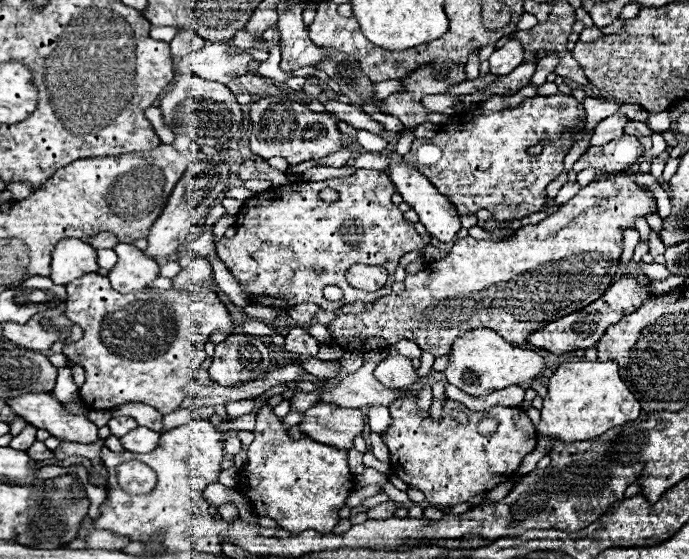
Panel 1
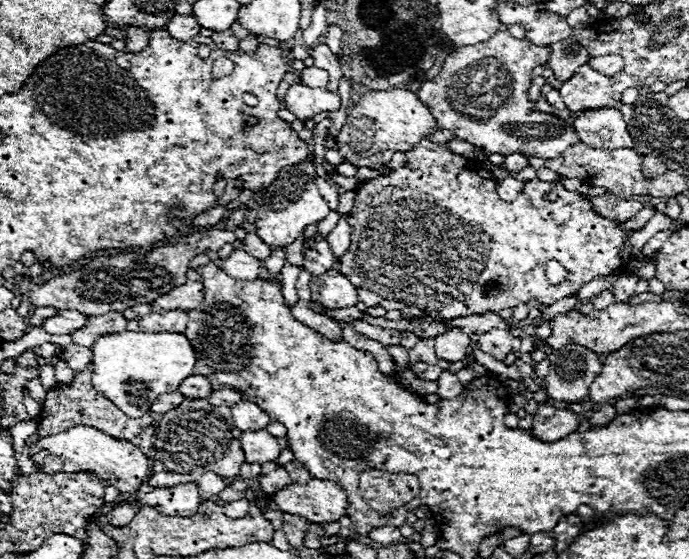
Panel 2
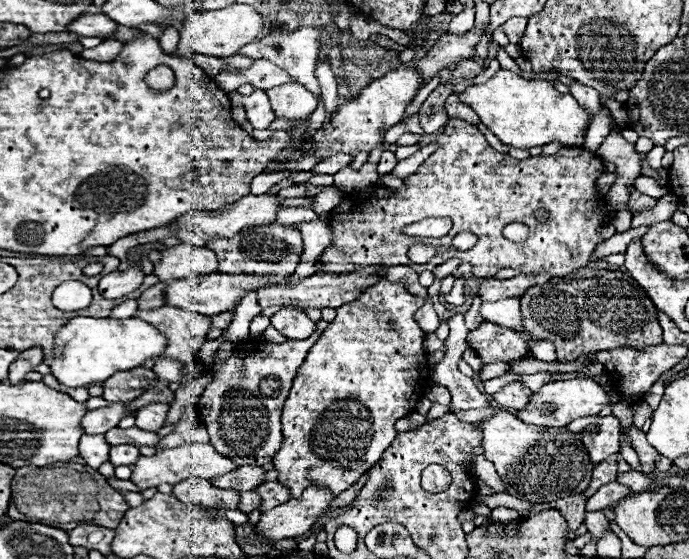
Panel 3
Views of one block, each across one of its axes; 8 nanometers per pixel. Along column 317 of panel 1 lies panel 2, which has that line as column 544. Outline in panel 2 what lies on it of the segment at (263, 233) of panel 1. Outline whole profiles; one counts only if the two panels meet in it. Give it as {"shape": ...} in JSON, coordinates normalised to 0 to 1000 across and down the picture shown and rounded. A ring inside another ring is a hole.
{"shape":[[[612,250],[610,258],[604,258],[595,272],[589,272],[592,283],[592,297],[589,301],[575,301],[572,308],[560,311],[560,315],[549,315],[543,322],[534,326],[522,326],[517,336],[517,361],[511,379],[505,383],[505,397],[511,404],[511,433],[505,451],[493,462],[493,487],[520,515],[520,533],[522,540],[528,540],[531,547],[554,547],[560,555],[581,555],[589,569],[659,569],[659,565],[682,565],[682,562],[700,562],[700,558],[726,558],[729,551],[746,551],[755,540],[763,544],[766,537],[781,537],[784,544],[804,544],[813,533],[821,530],[833,530],[839,522],[842,512],[859,504],[862,497],[874,497],[874,494],[885,494],[888,487],[900,487],[903,479],[903,444],[906,433],[923,415],[923,411],[903,411],[897,404],[897,397],[885,397],[882,390],[874,390],[871,383],[865,383],[859,376],[859,365],[853,354],[845,354],[839,343],[827,343],[821,340],[813,326],[787,326],[787,322],[769,322],[761,329],[761,340],[755,343],[755,351],[746,361],[731,361],[723,354],[720,347],[720,322],[714,315],[714,308],[708,308],[705,301],[700,301],[700,290],[694,286],[676,286],[668,275],[659,275],[647,258],[630,258],[624,250]],[[807,336],[810,354],[807,361],[795,358],[795,343]],[[795,465],[810,465],[824,494],[819,504],[813,508],[795,508],[792,494],[790,494],[790,476]]]}

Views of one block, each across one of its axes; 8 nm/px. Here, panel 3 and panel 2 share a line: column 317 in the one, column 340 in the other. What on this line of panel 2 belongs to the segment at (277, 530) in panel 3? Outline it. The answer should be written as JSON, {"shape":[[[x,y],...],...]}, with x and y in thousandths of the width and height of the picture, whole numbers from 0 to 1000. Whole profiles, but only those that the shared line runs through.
{"shape":[[[453,855],[447,866],[424,866],[421,873],[398,880],[392,905],[470,941],[491,934],[502,919],[505,887],[488,862]]]}

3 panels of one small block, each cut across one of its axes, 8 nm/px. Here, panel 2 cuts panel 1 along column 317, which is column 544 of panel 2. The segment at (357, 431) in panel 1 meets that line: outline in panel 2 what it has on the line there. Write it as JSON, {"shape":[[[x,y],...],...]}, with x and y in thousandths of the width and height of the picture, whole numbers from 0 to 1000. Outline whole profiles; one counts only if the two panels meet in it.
{"shape":[[[784,723],[769,773],[790,791],[804,791],[830,776],[839,766],[839,758],[842,751],[836,737],[824,730],[810,733],[810,730],[801,730],[798,723]]]}

